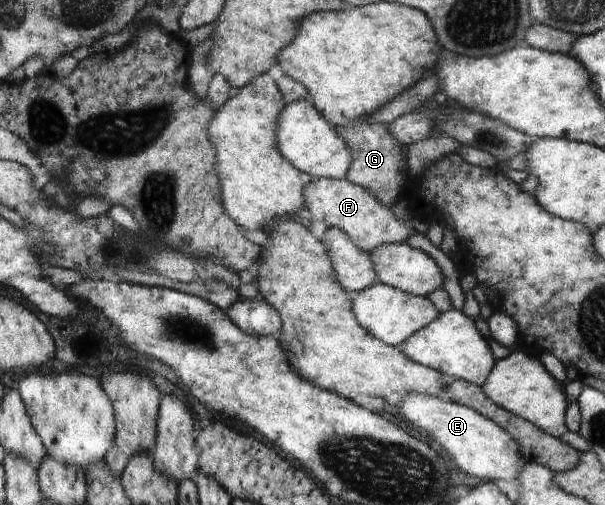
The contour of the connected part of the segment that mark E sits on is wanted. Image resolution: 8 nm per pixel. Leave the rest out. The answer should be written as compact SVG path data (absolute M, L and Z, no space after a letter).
M409 393L397 404L405 420L423 428L432 438L440 442L455 459L459 470L485 481L507 480L517 482L527 462L520 454L520 444L512 434L493 419L479 414L471 407L443 400L431 395Z

